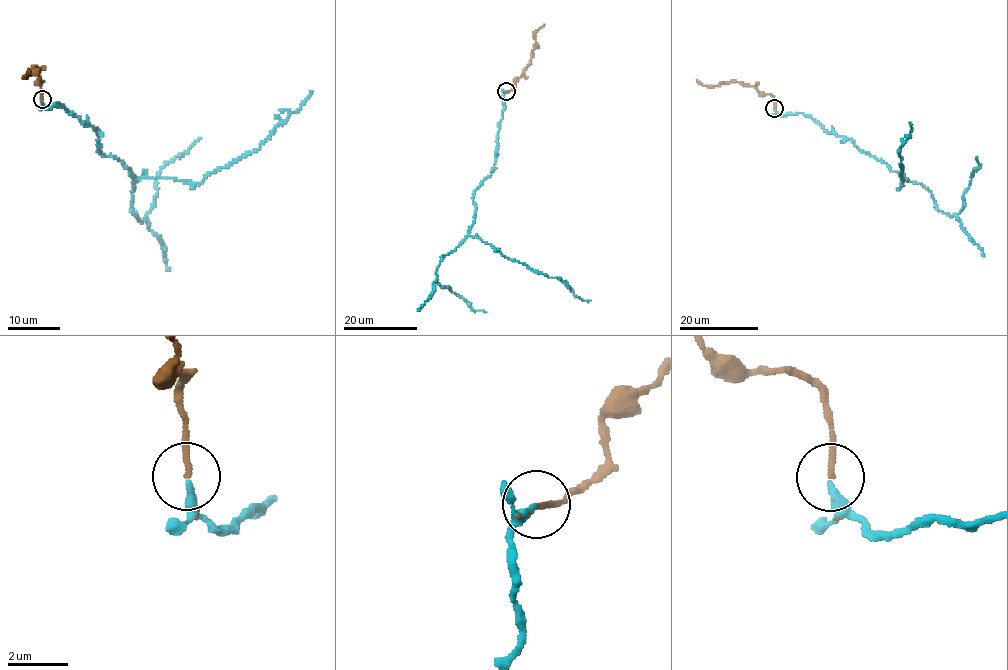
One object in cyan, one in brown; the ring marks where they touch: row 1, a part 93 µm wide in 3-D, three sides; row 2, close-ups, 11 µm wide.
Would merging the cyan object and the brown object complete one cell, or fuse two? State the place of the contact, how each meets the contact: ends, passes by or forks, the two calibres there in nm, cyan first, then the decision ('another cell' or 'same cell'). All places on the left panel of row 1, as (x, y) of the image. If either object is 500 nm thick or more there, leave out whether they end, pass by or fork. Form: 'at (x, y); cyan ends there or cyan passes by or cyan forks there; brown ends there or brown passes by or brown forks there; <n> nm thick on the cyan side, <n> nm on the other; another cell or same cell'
at (42, 99); cyan ends there; brown passes by; 280 nm thick on the cyan side, 130 nm on the other; same cell

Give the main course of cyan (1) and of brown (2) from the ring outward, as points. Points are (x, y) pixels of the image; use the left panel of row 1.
1: (42, 100), (95, 127), (99, 152), (119, 158), (136, 178), (198, 183), (259, 147), (312, 92)
2: (42, 100), (38, 68), (33, 67), (37, 71), (25, 78), (29, 69)

